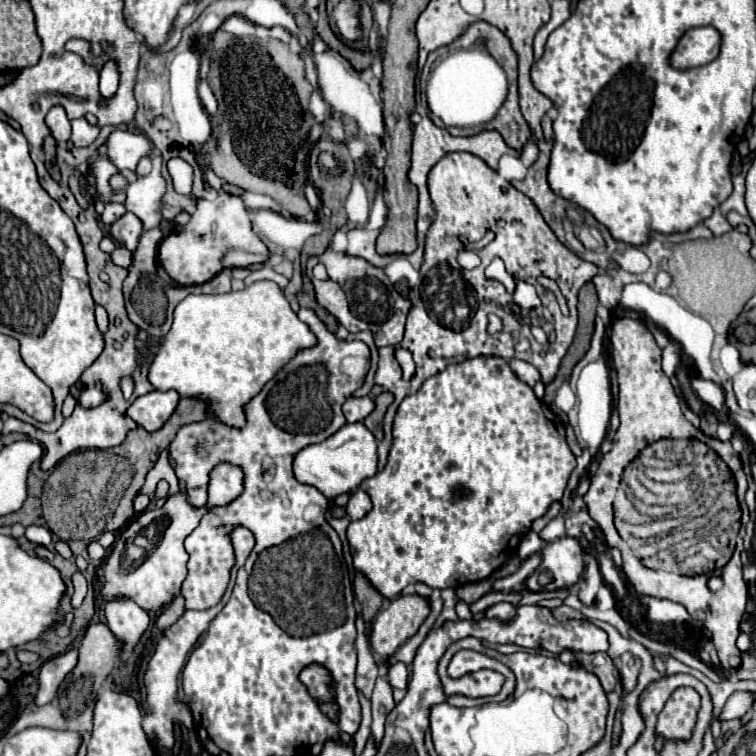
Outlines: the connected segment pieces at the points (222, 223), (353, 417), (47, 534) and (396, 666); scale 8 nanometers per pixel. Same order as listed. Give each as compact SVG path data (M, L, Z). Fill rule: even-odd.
M219 193L213 201L199 199L189 223L175 227L159 247L161 265L179 285L199 285L215 277L223 267L249 267L253 263L265 263L267 259L269 249L253 233L249 211L241 197L227 193Z
M349 397L343 403L343 415L347 419L347 423L359 423L363 421L371 411L375 409L373 401L369 397Z
M31 525L31 527L27 527L25 537L27 537L31 543L45 545L45 547L49 547L49 543L51 543L51 531L45 529L45 527L39 527L39 525Z
M393 663L389 667L389 675L387 675L391 687L397 689L407 689L407 679L409 679L409 667L405 663Z

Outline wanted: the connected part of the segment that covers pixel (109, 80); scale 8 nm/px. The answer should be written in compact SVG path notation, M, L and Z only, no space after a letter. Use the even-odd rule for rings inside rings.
M105 63L103 71L101 71L101 81L99 81L99 89L103 97L111 97L117 91L117 83L119 83L119 73L115 69L113 63Z

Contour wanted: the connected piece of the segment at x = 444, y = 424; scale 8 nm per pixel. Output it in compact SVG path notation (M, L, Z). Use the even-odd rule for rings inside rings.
M475 357L475 359L465 359L463 363L447 365L445 371L437 373L435 377L429 377L417 393L403 399L403 403L397 409L395 421L393 421L393 445L389 451L387 465L385 465L383 473L377 473L375 477L369 477L361 483L361 489L373 501L373 509L363 519L351 521L351 525L347 529L347 539L349 539L351 553L353 553L353 565L357 571L361 571L365 577L369 577L369 581L375 585L375 589L383 597L391 597L391 599L401 595L407 585L415 585L415 583L425 583L433 589L447 589L447 587L459 587L459 585L465 585L471 581L481 581L481 579L489 577L495 569L499 569L505 561L509 561L515 555L515 549L517 549L521 537L531 529L531 523L535 519L539 519L553 501L561 501L573 469L575 469L575 457L567 445L563 423L545 403L541 403L535 397L533 389L527 383L523 383L515 377L515 373L511 371L511 367L507 365L505 359ZM459 485L469 489L469 495L463 499L453 497L453 489Z

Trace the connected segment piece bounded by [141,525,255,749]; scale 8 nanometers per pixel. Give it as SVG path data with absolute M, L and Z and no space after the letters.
M235 527L231 531L231 543L233 543L233 549L235 549L235 565L231 570L230 582L223 595L221 601L215 605L215 607L209 607L209 609L203 609L203 611L197 611L197 609L189 609L185 611L177 623L173 623L171 627L167 627L155 647L155 653L153 657L149 659L147 663L147 669L143 673L143 683L145 683L145 691L147 691L147 711L143 715L143 731L147 733L147 739L157 745L157 747L165 747L165 749L171 749L173 743L175 743L175 737L173 737L173 723L175 719L182 720L182 723L189 728L194 726L194 720L188 706L177 699L177 681L179 681L179 673L187 661L187 653L193 649L193 645L197 643L199 635L207 631L211 619L223 609L228 603L233 587L235 585L235 579L239 567L245 563L245 559L249 557L251 549L255 547L255 537L253 533L247 529L247 527Z

